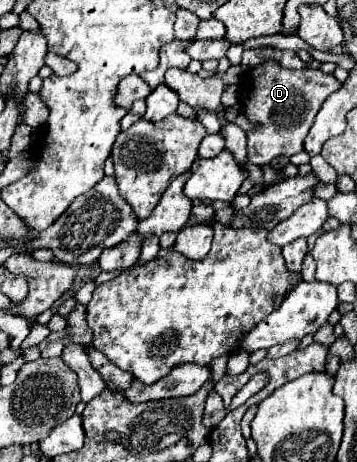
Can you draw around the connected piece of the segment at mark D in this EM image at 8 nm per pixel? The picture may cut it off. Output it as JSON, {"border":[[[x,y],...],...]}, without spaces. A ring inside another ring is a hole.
{"border":[[[269,59],[261,65],[243,73],[241,79],[241,95],[239,103],[251,123],[259,123],[261,127],[247,131],[247,151],[249,161],[253,165],[269,165],[277,157],[293,157],[303,151],[303,139],[323,105],[323,101],[341,87],[341,83],[333,75],[325,75],[319,69],[291,71],[283,69],[277,61]]]}

